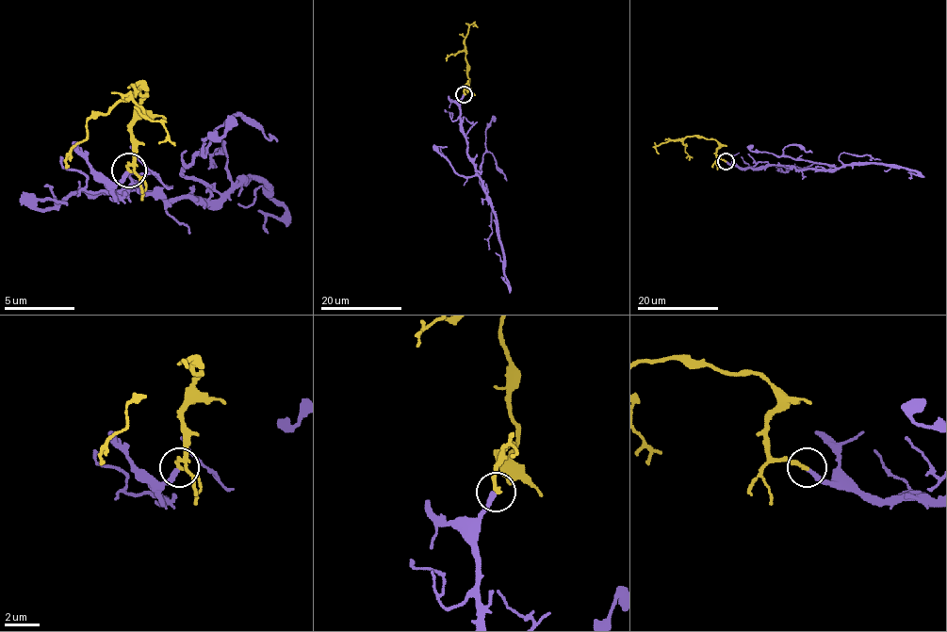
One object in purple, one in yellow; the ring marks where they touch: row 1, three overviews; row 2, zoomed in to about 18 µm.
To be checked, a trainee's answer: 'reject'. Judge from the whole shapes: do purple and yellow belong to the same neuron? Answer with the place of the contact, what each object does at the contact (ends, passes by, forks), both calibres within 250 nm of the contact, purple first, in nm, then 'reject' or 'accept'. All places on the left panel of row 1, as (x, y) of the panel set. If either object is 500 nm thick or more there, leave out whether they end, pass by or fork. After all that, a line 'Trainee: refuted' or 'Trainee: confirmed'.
(128, 170) | purple ends | yellow ends | 260/220 nm | accept
Trainee: refuted

